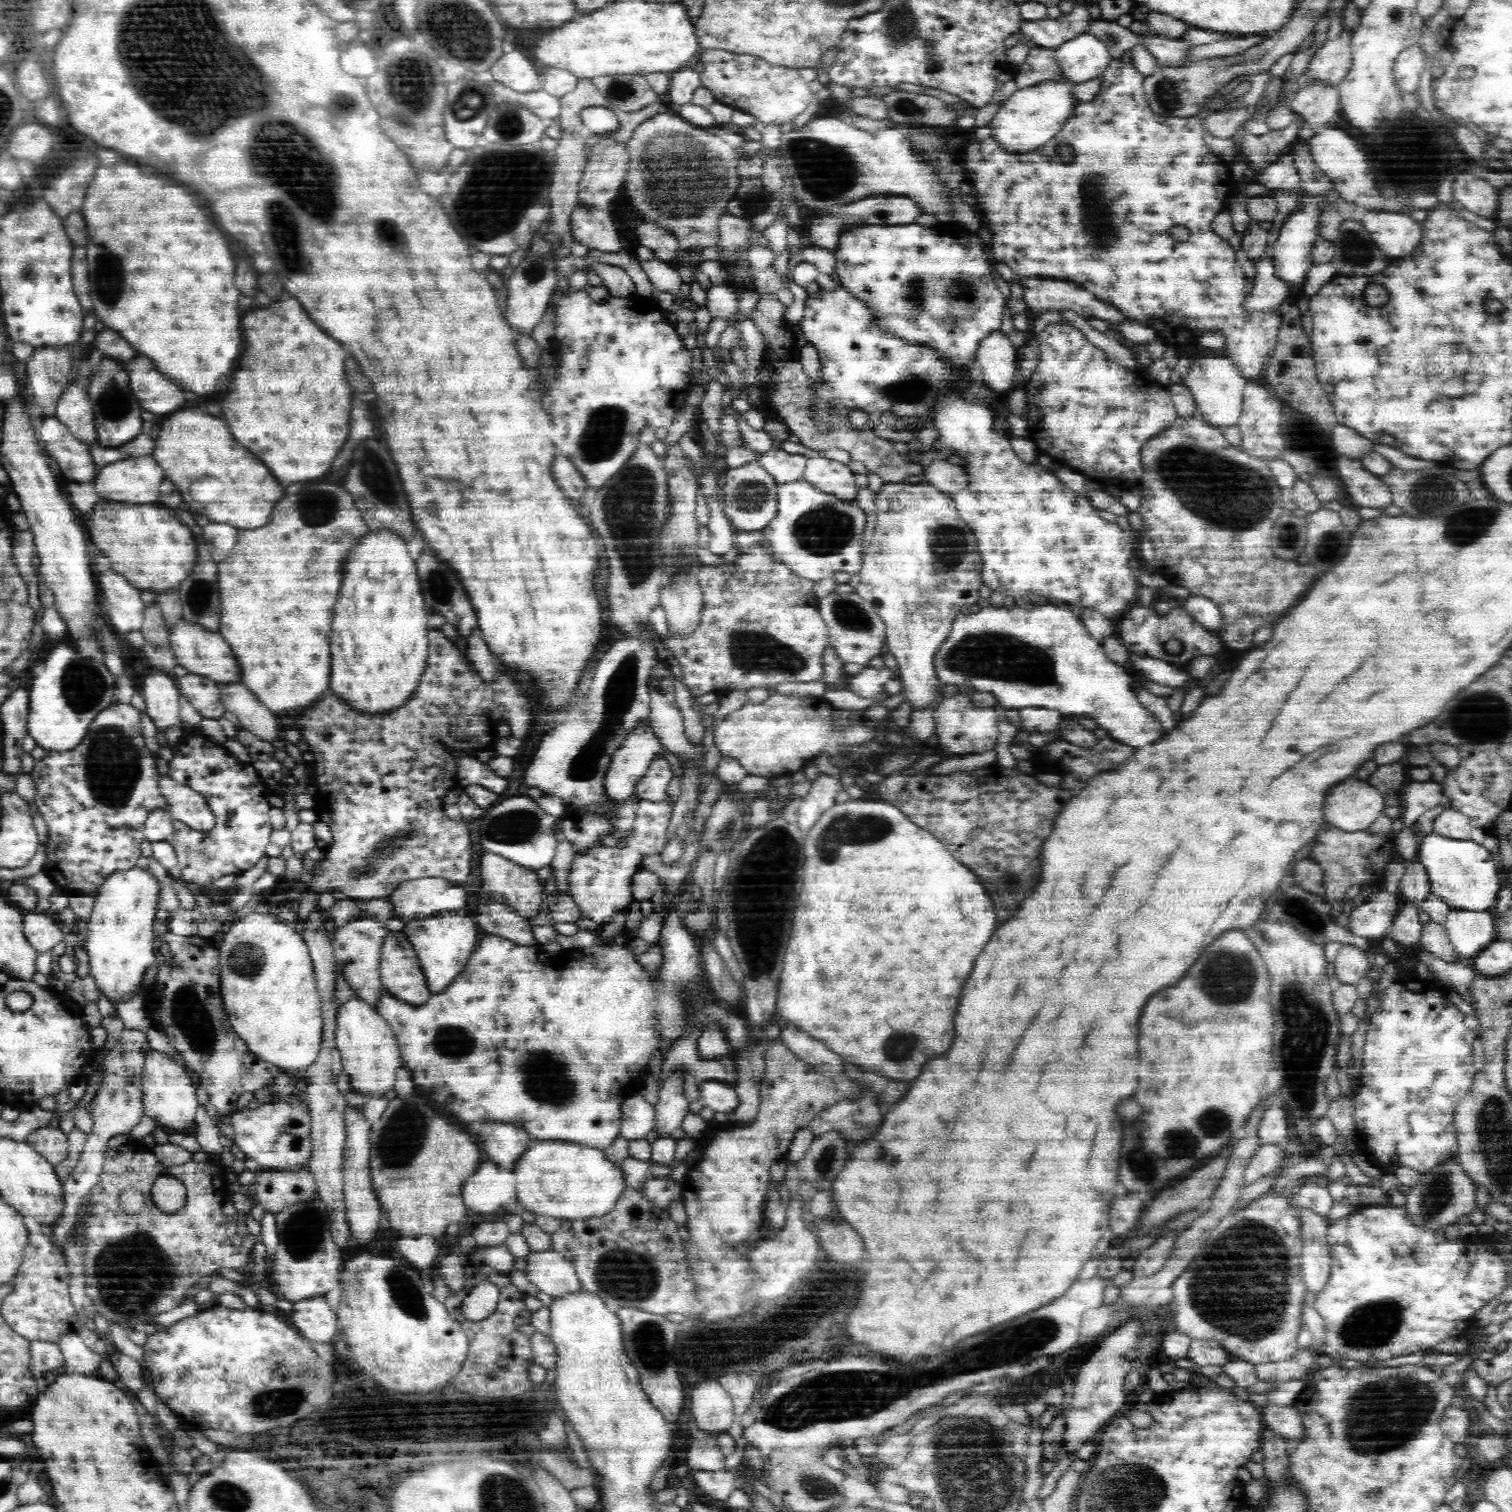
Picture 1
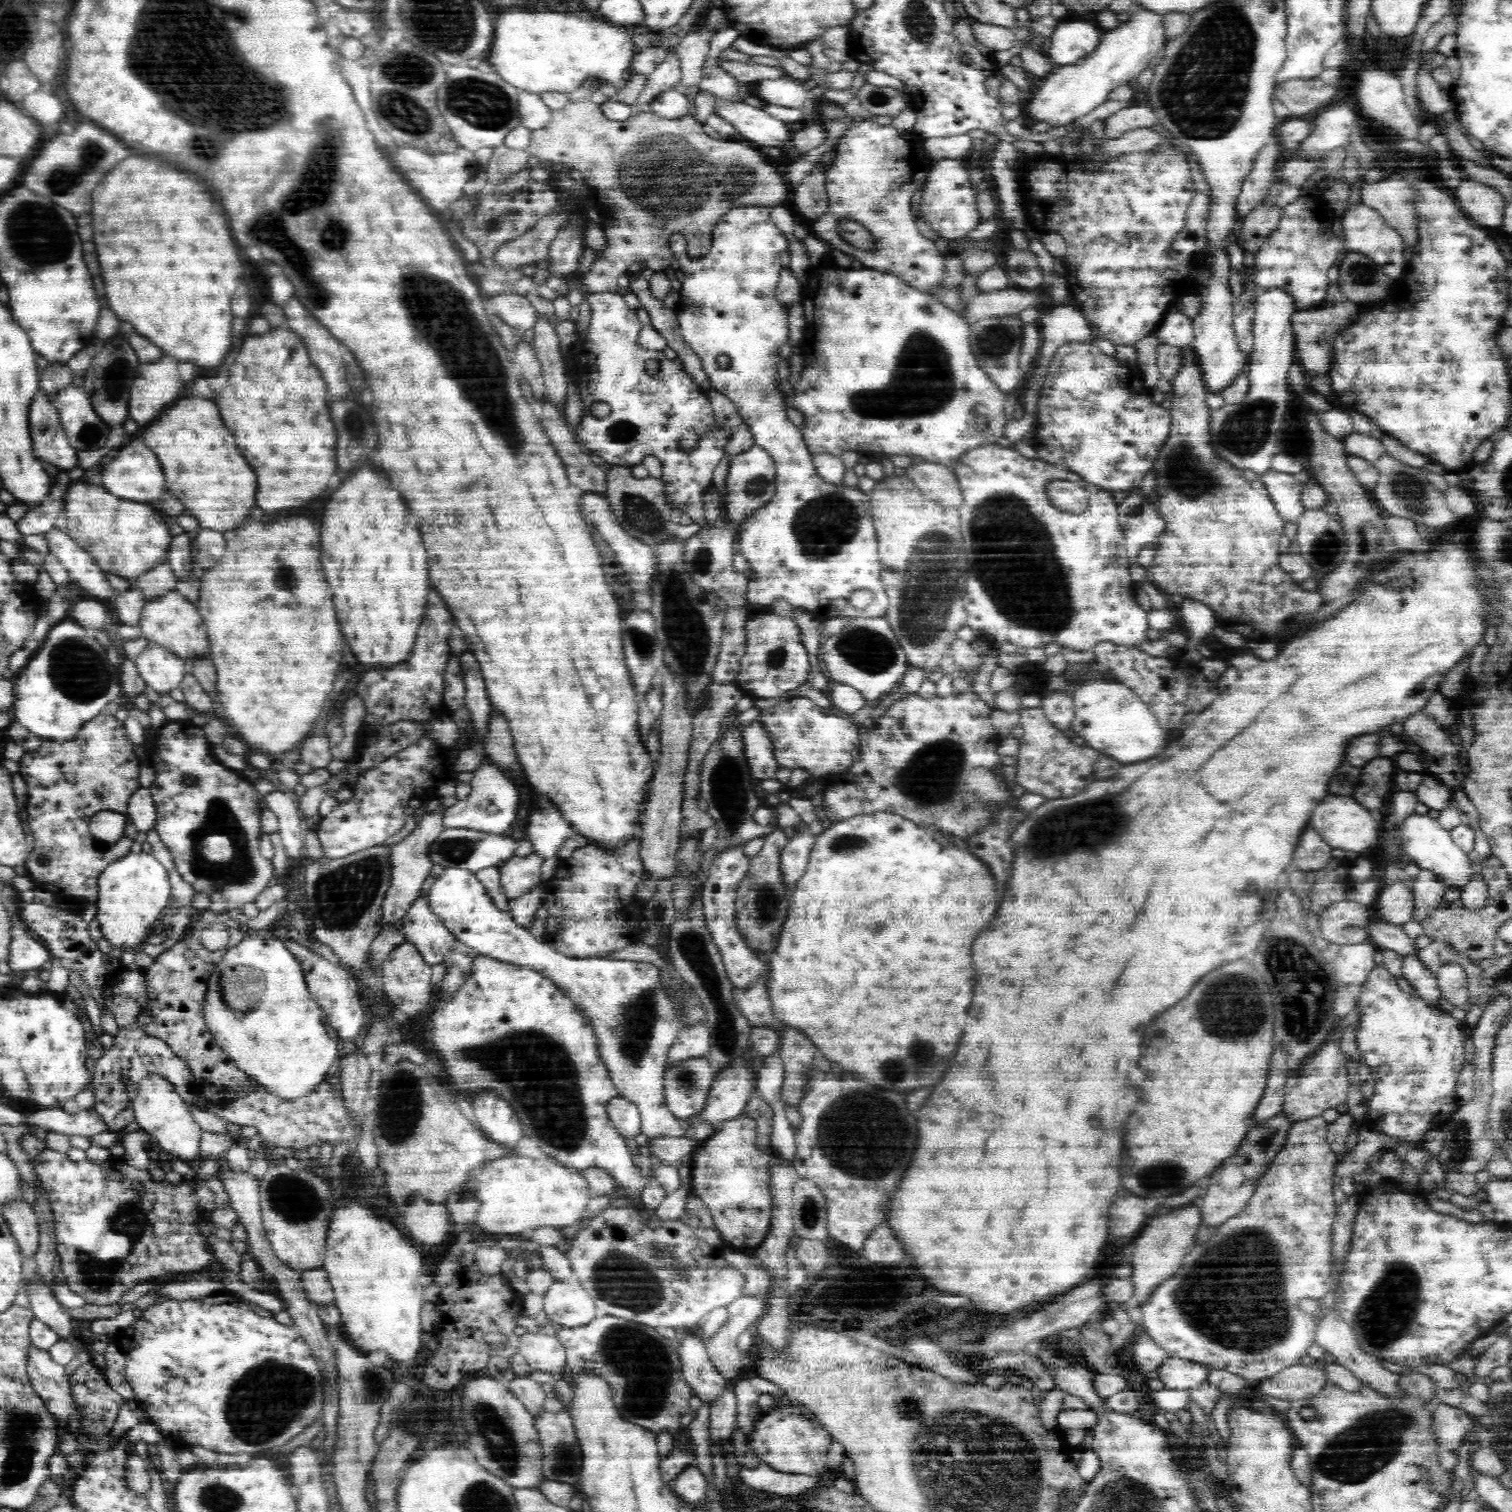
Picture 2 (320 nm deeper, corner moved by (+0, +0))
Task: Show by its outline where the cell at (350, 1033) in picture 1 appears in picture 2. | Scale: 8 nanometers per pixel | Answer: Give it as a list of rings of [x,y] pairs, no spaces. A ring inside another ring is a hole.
[[[285,938],[284,940],[289,952],[300,962],[300,967],[304,970],[308,993],[311,994],[312,998],[319,1004],[320,1009],[325,1013],[325,1023],[332,1034],[336,1038],[344,1038],[344,1040],[360,1036],[362,1026],[364,1026],[364,1006],[359,997],[359,992],[353,985],[351,975],[339,964],[329,962],[316,951],[301,946],[298,942],[292,942],[290,939]]]

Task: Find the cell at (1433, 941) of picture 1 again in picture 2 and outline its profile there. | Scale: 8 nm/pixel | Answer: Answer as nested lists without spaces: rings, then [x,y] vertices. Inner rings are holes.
[[[1450,962],[1442,966],[1436,976],[1444,1002],[1454,1009],[1467,1009],[1469,983],[1463,967]]]

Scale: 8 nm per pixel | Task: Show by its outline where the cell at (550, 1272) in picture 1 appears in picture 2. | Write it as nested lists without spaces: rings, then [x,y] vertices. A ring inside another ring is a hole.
[[[554,1279],[554,1282],[549,1287],[547,1293],[543,1297],[543,1310],[555,1326],[574,1328],[584,1326],[592,1322],[599,1315],[594,1299],[587,1294],[580,1282],[562,1282]]]

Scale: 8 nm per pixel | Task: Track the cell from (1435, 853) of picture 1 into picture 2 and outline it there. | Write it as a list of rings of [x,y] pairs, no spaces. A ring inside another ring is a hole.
[[[1416,812],[1409,814],[1403,820],[1401,835],[1400,843],[1403,852],[1421,869],[1432,871],[1444,886],[1462,888],[1466,883],[1470,883],[1474,879],[1475,872],[1480,870],[1480,867],[1474,863],[1473,855],[1464,852],[1452,840],[1450,831],[1440,827],[1437,819],[1430,818],[1428,815],[1420,815]]]

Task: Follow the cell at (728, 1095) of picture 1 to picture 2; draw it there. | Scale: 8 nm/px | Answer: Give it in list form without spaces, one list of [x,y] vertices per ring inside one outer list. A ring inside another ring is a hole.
[[[705,1057],[667,1063],[664,1069],[664,1098],[674,1116],[690,1119],[699,1115],[707,1100],[715,1073]]]

